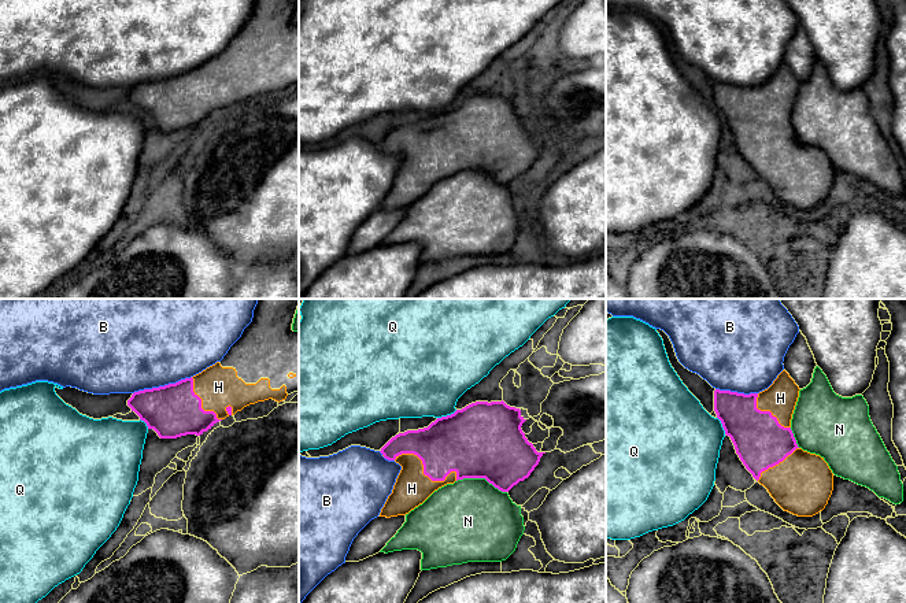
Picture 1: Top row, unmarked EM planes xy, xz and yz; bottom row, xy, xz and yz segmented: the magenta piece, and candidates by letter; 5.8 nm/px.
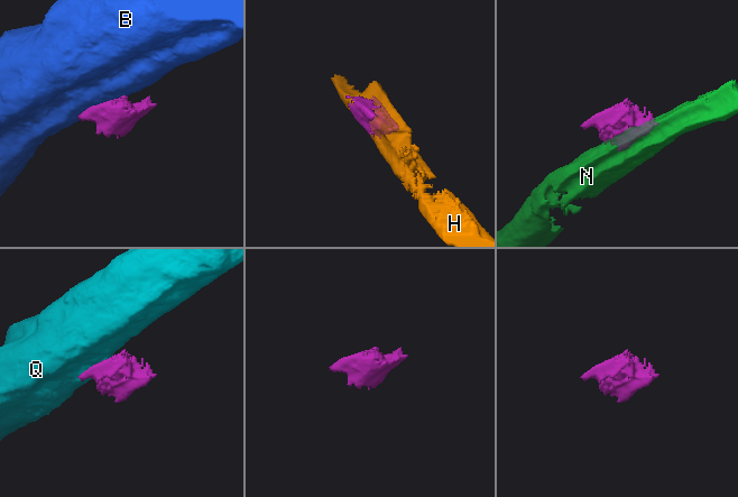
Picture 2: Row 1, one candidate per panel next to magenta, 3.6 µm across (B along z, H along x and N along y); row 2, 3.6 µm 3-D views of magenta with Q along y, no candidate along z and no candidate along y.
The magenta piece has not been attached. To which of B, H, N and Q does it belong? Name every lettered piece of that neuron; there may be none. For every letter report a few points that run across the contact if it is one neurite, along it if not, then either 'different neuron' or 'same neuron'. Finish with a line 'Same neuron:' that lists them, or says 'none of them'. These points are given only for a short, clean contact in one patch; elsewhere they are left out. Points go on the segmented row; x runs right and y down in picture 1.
B: different neuron
H: same neuron
N: different neuron
Q: different neuron
Same neuron: H

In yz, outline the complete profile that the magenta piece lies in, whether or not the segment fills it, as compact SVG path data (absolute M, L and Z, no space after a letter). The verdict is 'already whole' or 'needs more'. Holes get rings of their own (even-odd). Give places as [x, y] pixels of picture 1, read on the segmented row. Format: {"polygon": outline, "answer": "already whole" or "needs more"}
{"polygon": "M783 370L773 384L759 393L744 395L715 389L714 411L746 469L768 489L774 502L794 515L813 517L828 504L833 491L833 473L824 458L803 451L796 444L791 419L799 391L795 381Z", "answer": "needs more"}

